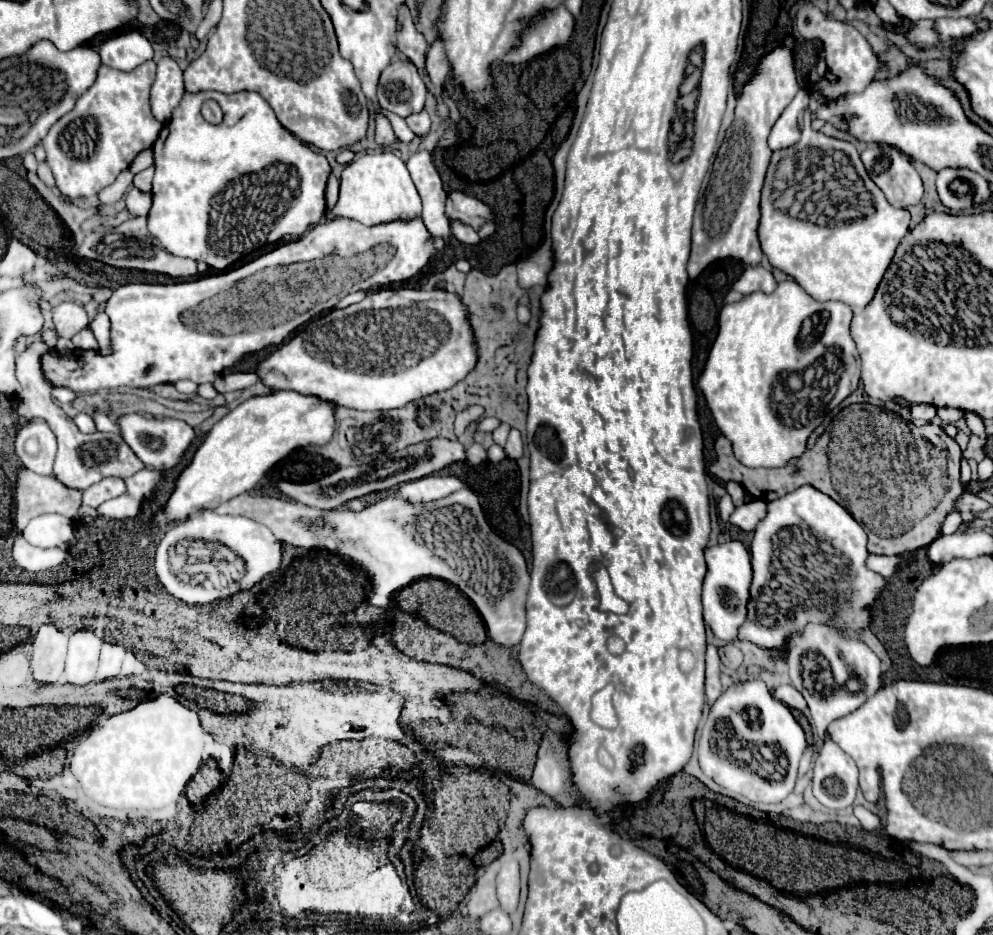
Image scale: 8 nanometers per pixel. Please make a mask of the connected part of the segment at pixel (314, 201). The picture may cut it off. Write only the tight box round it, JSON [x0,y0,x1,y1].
[148,92,330,270]

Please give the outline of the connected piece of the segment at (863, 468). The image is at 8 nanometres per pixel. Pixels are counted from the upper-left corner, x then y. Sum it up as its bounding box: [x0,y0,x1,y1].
[828,404,962,554]

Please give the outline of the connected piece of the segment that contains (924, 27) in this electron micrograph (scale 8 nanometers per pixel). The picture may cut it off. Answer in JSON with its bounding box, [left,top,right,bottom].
[906,20,940,44]

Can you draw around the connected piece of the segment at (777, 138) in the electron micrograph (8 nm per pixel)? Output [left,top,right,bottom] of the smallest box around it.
[768,88,808,150]

